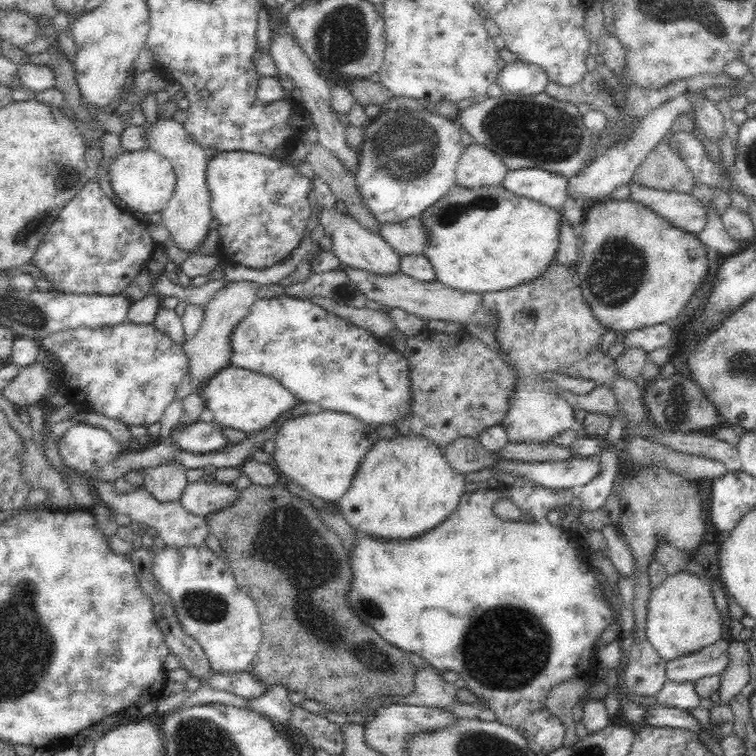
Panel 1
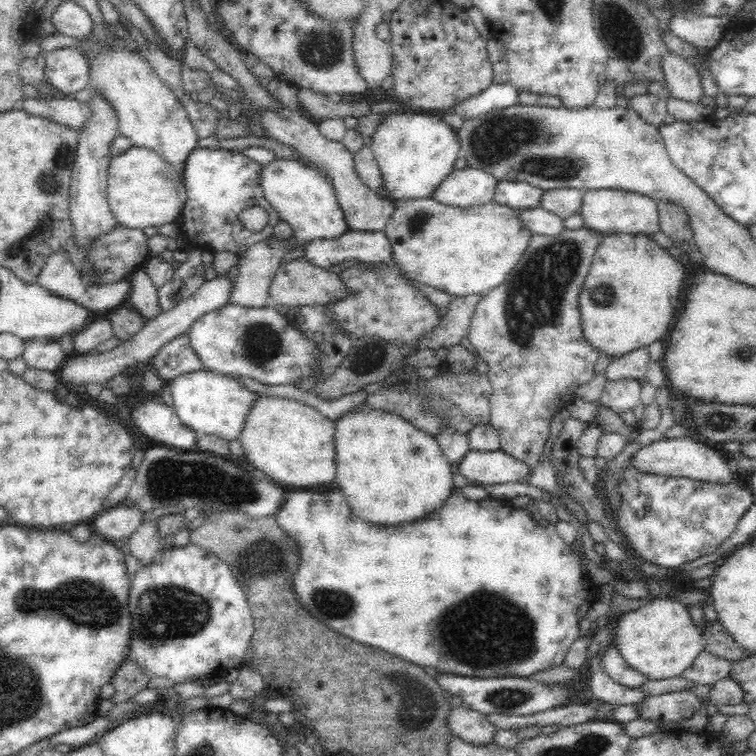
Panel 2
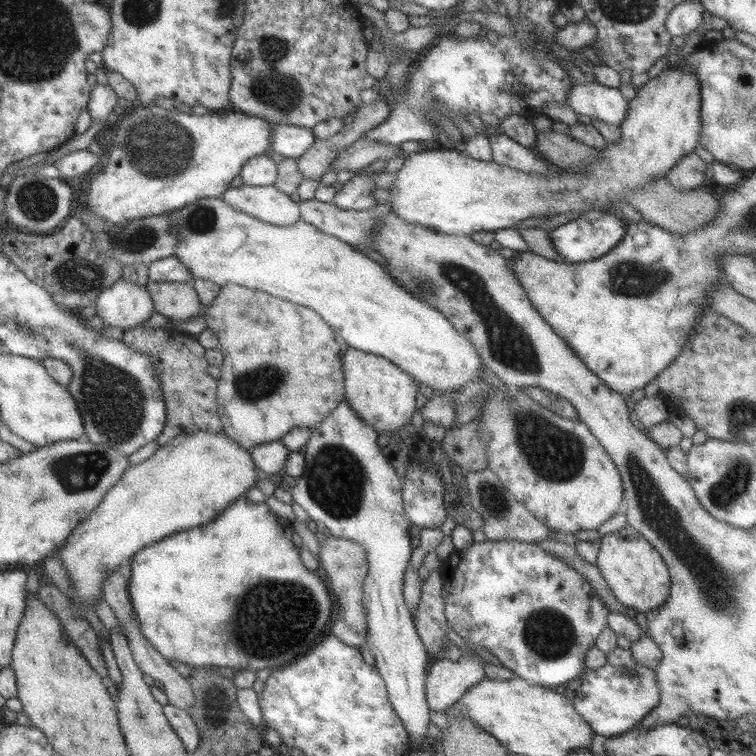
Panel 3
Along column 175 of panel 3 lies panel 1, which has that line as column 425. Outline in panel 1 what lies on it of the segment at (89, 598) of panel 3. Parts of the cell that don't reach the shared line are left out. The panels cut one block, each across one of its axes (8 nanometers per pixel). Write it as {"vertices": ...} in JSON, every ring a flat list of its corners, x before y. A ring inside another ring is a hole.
{"vertices":[[396,433,390,439,378,437,356,467,348,490,337,500,338,510,350,526,380,539,409,539,428,532,446,520,465,493,464,474,458,473,445,458,443,449,426,436]]}

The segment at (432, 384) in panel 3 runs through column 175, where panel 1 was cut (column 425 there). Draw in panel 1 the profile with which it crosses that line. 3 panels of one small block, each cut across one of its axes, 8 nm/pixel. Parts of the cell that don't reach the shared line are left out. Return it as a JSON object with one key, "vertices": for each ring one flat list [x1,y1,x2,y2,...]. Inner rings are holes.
{"vertices":[[502,184,474,189,455,185,448,190,448,194,418,217,420,223,424,224,428,239,423,256,430,261,435,279,448,288,476,294,510,288,535,279,548,263,556,259,562,213,562,210,554,210,534,200,520,198,506,191]]}

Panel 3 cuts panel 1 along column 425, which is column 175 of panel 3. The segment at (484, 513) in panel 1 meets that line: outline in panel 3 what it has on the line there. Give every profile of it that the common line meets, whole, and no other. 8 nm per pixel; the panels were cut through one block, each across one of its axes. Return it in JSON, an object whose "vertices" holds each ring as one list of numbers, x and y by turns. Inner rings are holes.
{"vertices":[[241,496,228,504,227,508,222,509,211,520,211,523,173,532,145,548,140,548,129,560,131,564,129,579,127,579,127,595,131,601,131,611,135,613,135,619,139,621,141,636,152,644,152,647,159,652,159,655,163,656,163,659,169,662,179,661,188,666,193,664,191,668,197,668,197,666,221,666,223,668,225,666,225,668,235,668,235,672,241,668,259,670,259,668,271,668,271,666,281,666,281,664,288,665,289,662,283,662,283,660,303,657,305,652,309,652,326,632,325,624,329,622,329,616,333,610,333,604,335,604,335,596,329,592,329,588,319,572,308,570,301,563,299,549,291,541,293,532,292,525,287,523,287,519,275,515,265,502,256,503]]}

